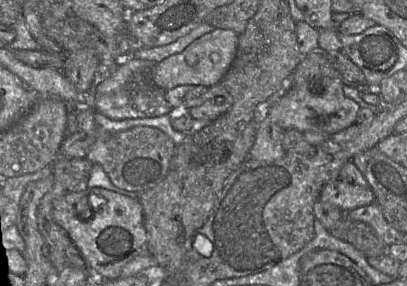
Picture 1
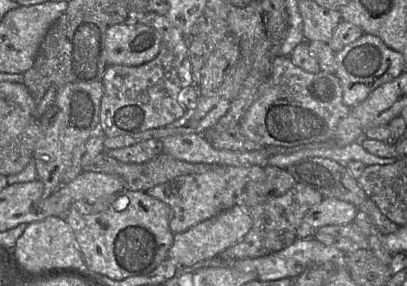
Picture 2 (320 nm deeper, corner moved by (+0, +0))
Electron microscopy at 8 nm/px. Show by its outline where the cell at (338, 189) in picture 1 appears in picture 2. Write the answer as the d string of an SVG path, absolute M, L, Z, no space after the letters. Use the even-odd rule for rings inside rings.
M325 198L305 214L297 229L297 238L313 238L322 226L353 223L357 212L357 208L351 203L335 198Z

